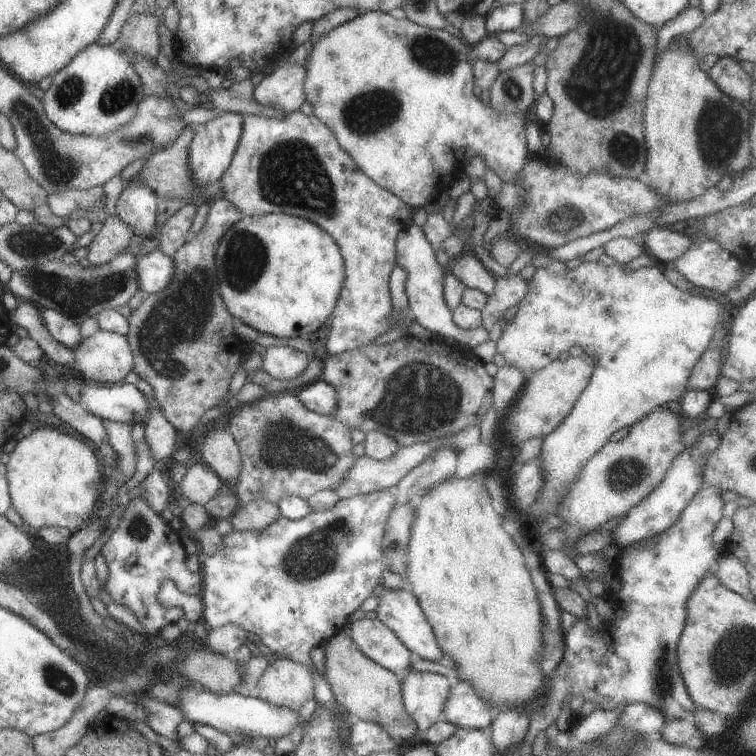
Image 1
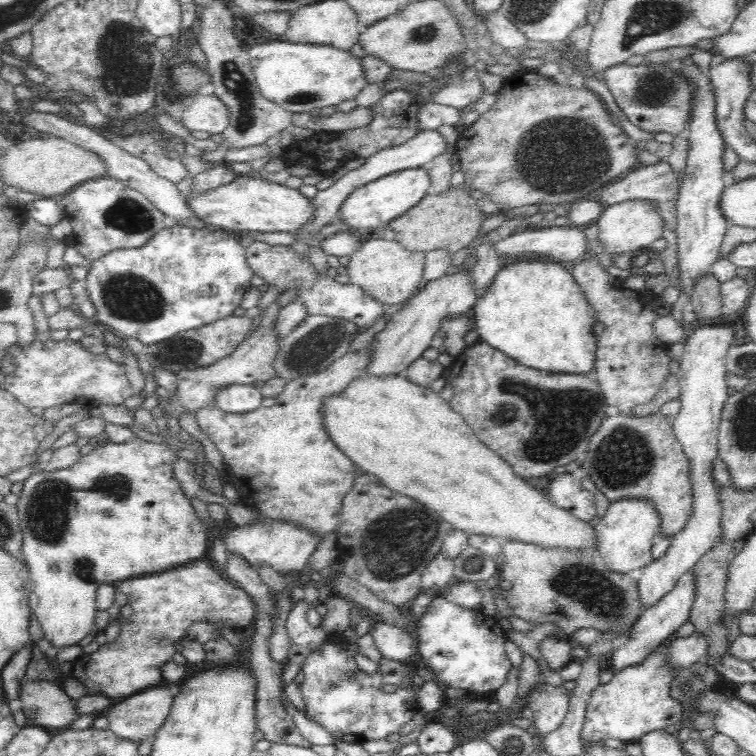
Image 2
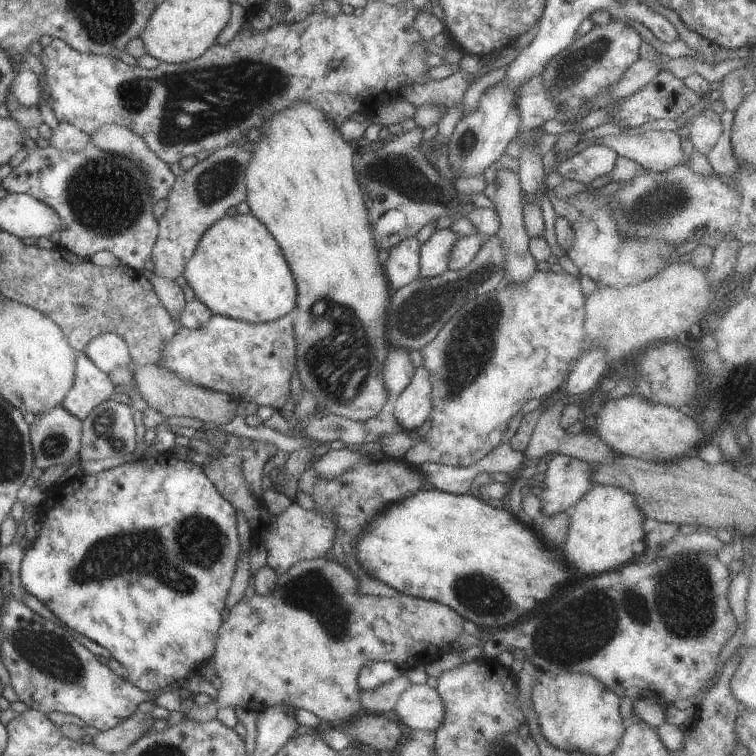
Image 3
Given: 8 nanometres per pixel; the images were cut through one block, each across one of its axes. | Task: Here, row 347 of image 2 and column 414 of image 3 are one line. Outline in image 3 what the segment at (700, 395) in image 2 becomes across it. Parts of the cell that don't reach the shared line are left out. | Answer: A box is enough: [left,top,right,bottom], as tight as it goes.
[391,683,444,734]

